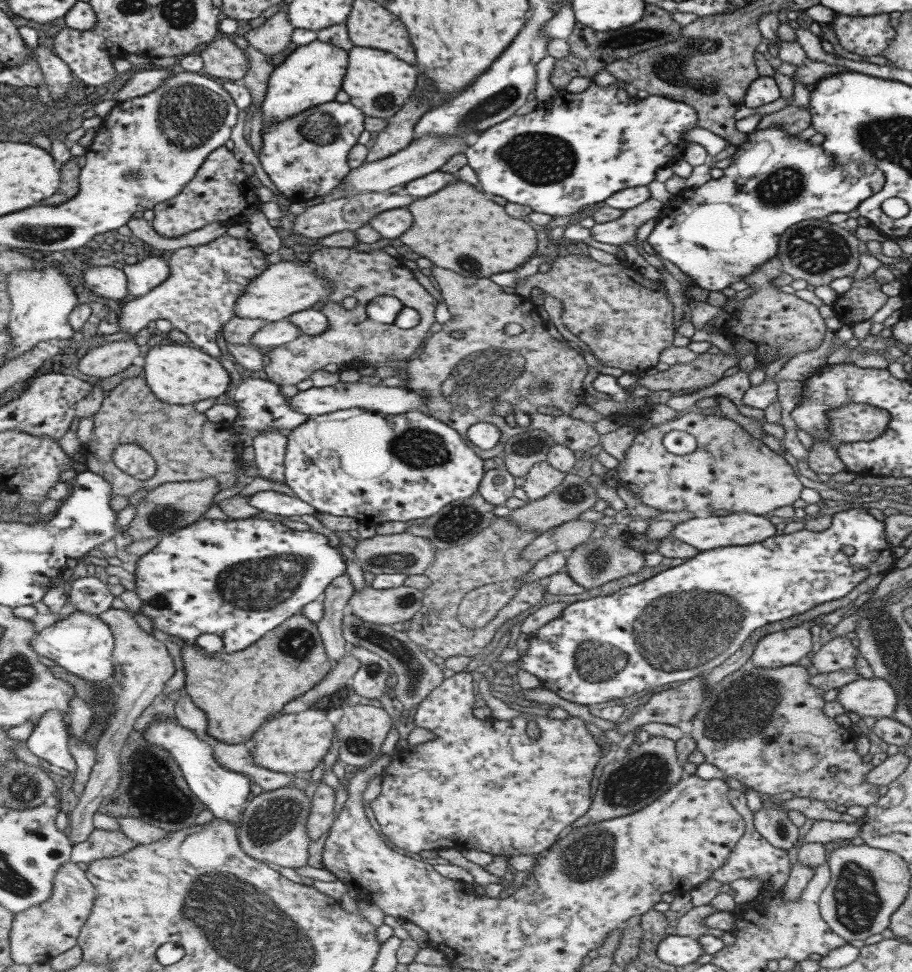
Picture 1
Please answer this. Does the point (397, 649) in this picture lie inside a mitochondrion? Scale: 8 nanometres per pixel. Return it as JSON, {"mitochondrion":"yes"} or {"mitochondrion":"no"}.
{"mitochondrion":"yes"}

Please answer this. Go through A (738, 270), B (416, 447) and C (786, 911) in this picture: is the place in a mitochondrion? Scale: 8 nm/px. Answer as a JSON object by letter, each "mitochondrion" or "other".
{"A":"other","B":"mitochondrion","C":"other"}

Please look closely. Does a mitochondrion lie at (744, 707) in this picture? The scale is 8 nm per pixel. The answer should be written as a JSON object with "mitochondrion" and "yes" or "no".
{"mitochondrion":"yes"}

